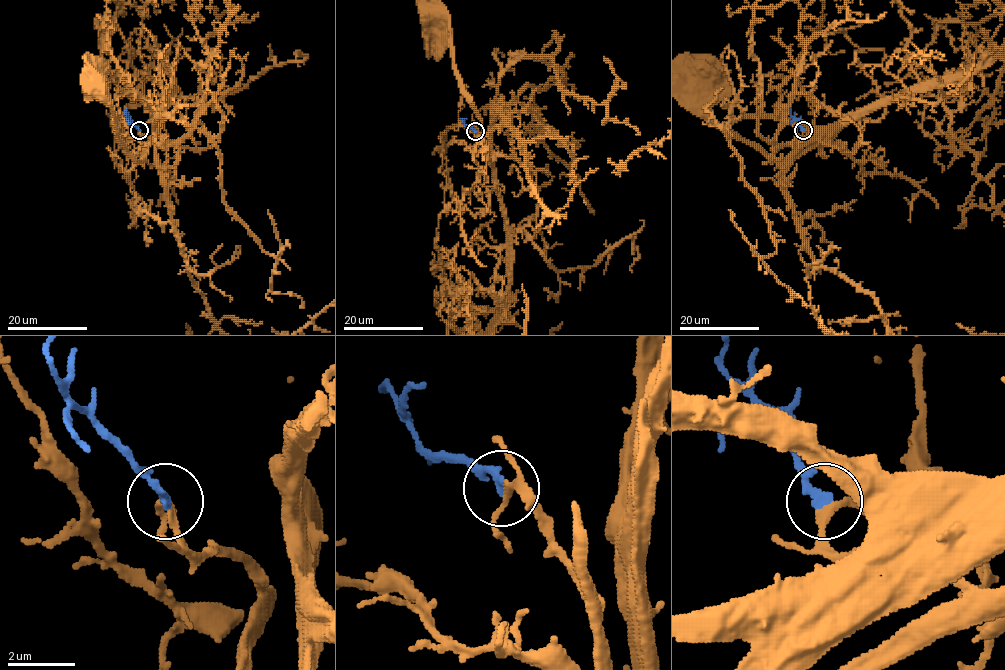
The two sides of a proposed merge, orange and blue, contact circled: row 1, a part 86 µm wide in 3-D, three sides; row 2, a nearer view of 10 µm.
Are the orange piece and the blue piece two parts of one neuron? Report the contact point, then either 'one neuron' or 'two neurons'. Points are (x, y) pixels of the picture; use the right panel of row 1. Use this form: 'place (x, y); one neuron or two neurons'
place (803, 130); one neuron

